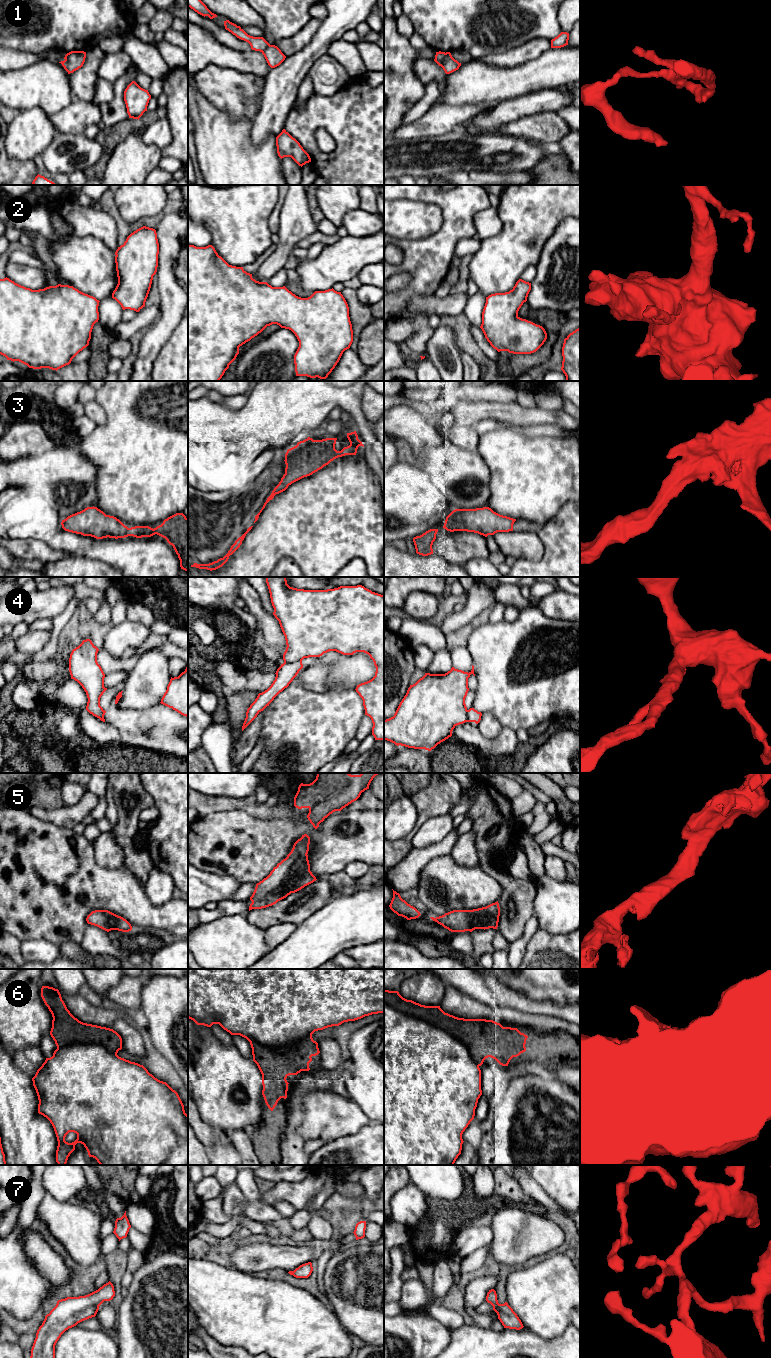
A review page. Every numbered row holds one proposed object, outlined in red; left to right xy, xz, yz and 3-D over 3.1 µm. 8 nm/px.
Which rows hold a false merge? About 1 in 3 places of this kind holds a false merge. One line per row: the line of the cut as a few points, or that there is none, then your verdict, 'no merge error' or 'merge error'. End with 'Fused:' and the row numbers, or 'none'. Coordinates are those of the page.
1: cut yz (445, 53), (441, 66); merge error
2: cut none; no merge error
3: cut none; no merge error
4: cut xz (301, 659), (284, 663); merge error
5: cut none; no merge error
6: cut yz (384, 1002), (446, 1030), (467, 1048), (478, 1066); merge error
7: cut none; no merge error
Fused: 1, 4, 6

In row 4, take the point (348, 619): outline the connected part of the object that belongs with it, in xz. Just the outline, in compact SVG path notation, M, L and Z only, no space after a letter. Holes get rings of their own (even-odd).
M265 577L273 615L279 621L286 640L284 663L320 657L329 651L343 655L364 652L376 667L375 676L357 685L365 715L372 720L375 740L384 740L384 595L362 585L340 586L327 590L304 590L290 587L286 577Z

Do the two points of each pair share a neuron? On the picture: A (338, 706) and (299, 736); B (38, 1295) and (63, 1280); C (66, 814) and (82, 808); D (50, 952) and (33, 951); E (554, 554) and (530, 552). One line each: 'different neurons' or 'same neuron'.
A: same neuron
B: different neurons
C: same neuron
D: same neuron
E: different neurons

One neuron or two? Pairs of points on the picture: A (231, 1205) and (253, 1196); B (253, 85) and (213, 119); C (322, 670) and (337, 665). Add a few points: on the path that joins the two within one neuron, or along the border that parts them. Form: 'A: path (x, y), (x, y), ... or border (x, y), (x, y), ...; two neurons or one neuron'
A: border (234, 1181), (245, 1198), (243, 1214); two neurons
B: border (204, 96), (233, 119), (245, 118); two neurons
C: border (307, 666), (329, 666), (328, 689); two neurons

